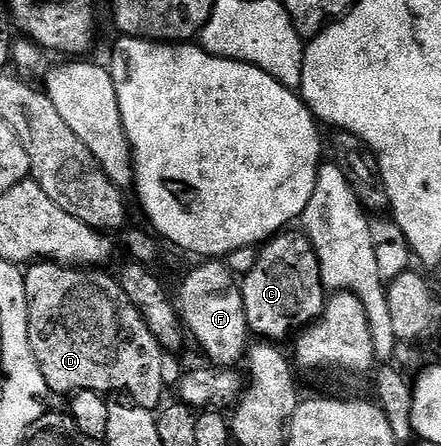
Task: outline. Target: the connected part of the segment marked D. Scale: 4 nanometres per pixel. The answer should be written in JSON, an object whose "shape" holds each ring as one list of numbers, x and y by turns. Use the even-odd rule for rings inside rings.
{"shape":[[39,260,25,271,28,336,36,364,40,364,40,372,44,372,44,380,55,395,73,396,80,390,91,390,107,396,118,394,114,396,125,396,140,408,157,411,163,405,162,389,166,386,162,345,156,336,152,336,136,304,128,300,128,292,124,292,122,283,117,277,110,275,109,278,106,272,102,268,62,266,49,260]]}

